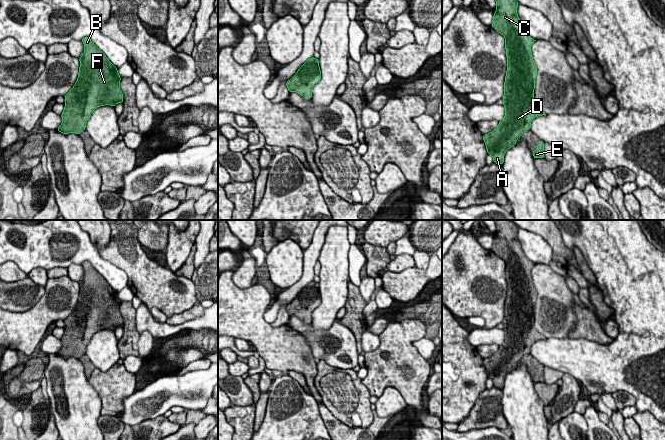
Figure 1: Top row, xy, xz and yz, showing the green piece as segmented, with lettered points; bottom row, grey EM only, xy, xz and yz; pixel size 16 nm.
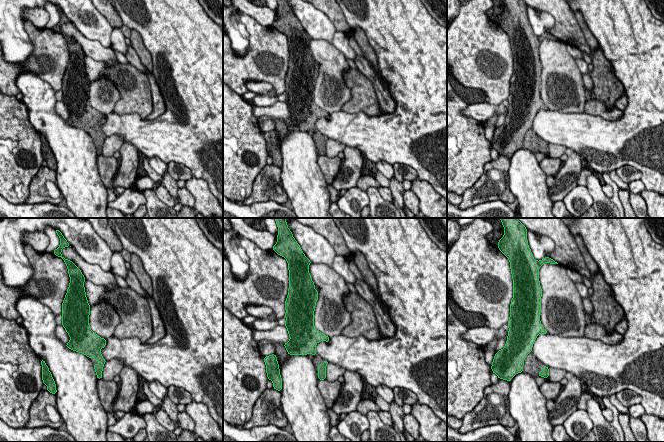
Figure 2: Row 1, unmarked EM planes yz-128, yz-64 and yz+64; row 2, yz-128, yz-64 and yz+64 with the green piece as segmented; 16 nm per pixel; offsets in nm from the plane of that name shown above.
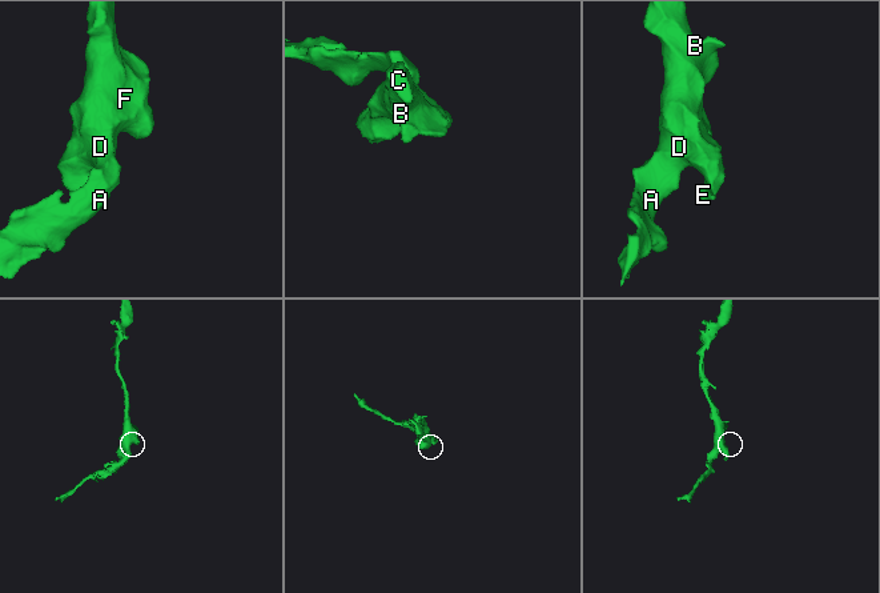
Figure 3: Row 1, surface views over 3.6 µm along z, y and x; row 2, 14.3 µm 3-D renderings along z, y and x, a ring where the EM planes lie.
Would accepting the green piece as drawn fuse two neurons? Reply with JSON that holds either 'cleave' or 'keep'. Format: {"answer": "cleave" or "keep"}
{"answer": "keep"}

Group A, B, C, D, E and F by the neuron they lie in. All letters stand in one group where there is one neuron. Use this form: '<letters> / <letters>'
A B C D E F

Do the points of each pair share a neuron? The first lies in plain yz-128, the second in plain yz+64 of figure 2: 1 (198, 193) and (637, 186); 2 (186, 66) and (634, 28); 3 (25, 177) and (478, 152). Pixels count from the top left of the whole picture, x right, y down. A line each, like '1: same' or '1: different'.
1: different
2: same
3: same

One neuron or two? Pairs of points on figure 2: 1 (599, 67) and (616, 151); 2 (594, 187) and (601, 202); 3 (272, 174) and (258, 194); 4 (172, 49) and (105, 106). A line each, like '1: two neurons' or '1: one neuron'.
1: two neurons
2: one neuron
3: one neuron
4: two neurons

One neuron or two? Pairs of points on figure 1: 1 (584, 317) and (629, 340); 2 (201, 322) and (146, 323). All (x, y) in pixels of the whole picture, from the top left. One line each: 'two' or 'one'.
1: two
2: one

